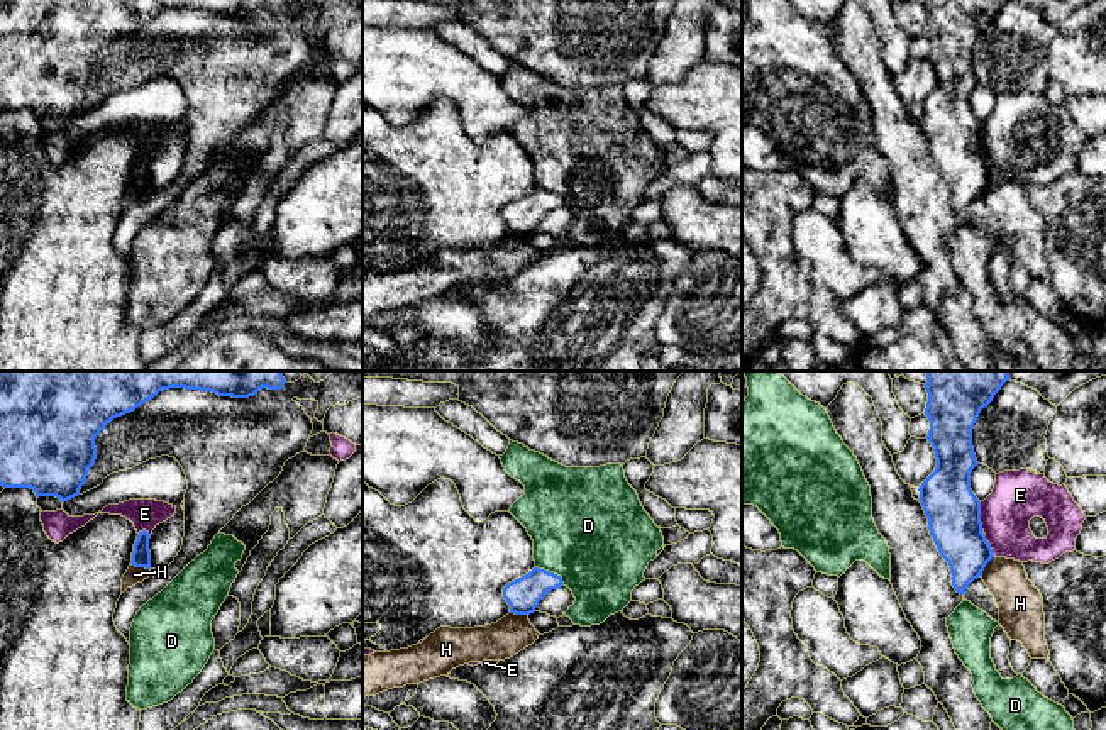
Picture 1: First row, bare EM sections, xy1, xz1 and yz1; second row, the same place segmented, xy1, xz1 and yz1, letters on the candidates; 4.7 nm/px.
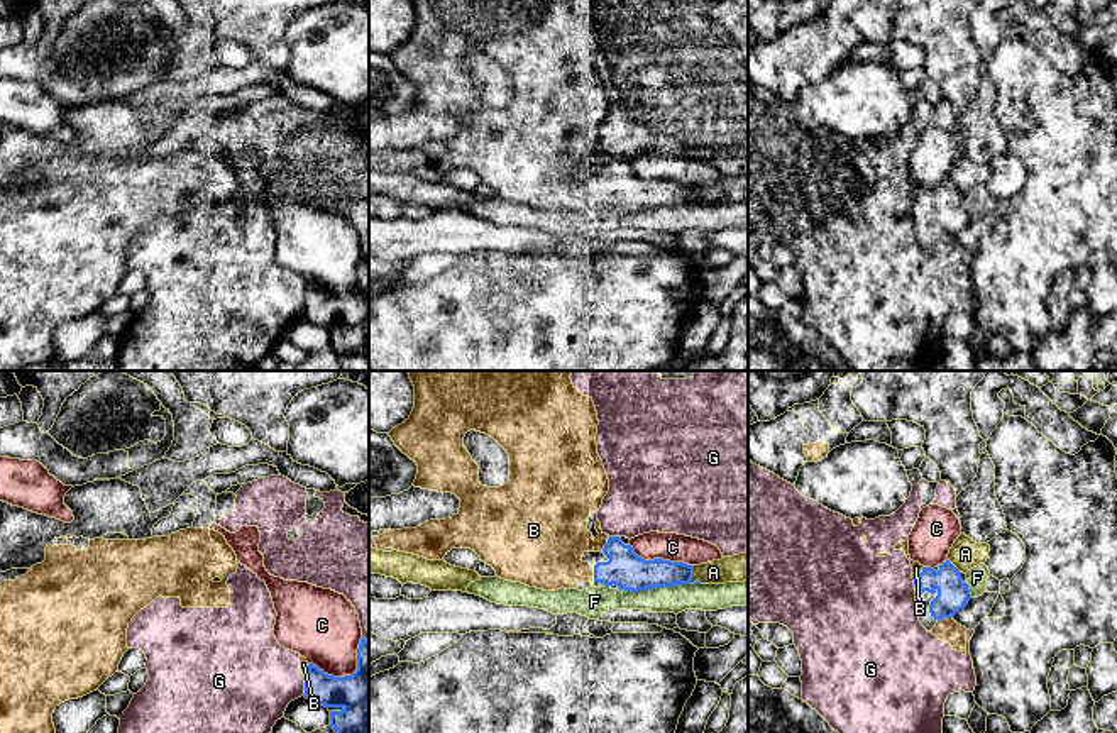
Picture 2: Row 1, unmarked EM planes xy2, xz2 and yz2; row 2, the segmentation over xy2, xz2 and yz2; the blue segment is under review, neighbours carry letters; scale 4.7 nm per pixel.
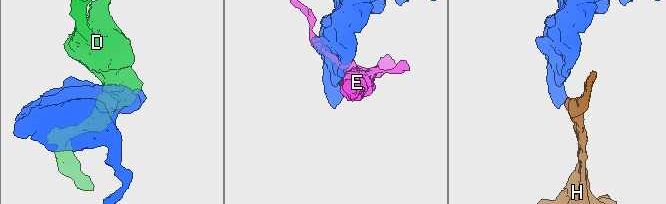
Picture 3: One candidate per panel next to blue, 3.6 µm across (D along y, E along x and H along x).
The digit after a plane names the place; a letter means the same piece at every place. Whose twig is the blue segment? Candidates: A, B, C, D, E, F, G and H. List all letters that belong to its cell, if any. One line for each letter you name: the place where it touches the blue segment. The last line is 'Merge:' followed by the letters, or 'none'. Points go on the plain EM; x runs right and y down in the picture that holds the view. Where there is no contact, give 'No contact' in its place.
B: Touches blue at xz2 (606, 165)
Merge: B

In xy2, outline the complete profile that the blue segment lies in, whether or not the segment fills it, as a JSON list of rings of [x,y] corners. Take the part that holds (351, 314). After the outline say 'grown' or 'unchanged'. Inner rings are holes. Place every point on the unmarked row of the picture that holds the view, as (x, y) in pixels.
[[[369,262],[357,269],[357,291],[333,298],[300,276],[305,296],[305,318],[330,328],[330,347],[345,371],[369,371]]]; grown

